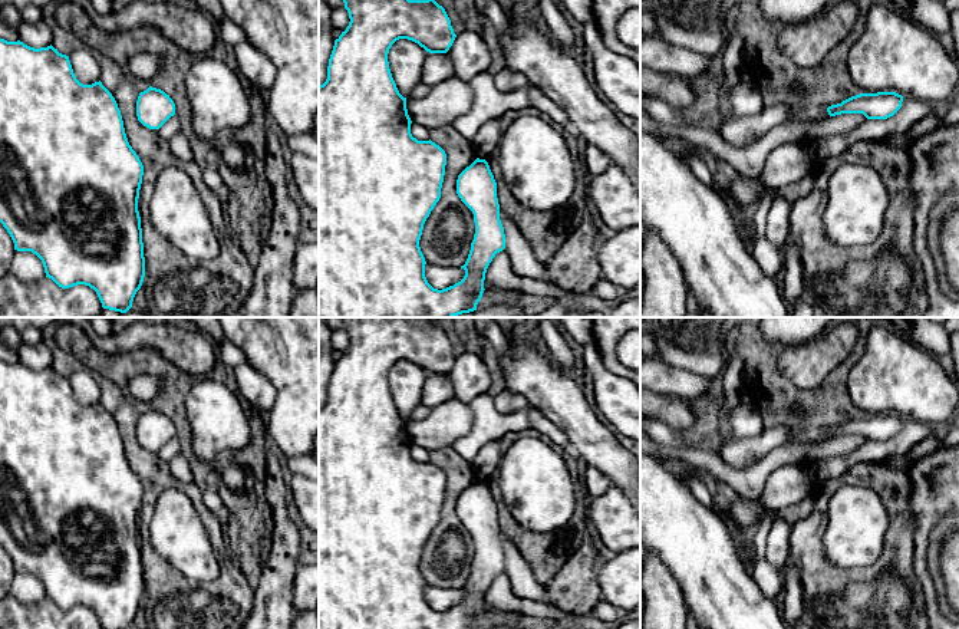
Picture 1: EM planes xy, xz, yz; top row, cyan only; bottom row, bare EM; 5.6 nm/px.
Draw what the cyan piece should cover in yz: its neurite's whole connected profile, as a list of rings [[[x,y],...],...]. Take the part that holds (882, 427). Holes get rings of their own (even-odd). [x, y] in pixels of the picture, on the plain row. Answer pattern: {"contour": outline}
{"contour": [[[896,414],[860,415],[827,429],[830,438],[863,435],[867,441],[887,441],[902,429],[903,418]]]}

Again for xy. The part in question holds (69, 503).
{"contour": [[[0,360],[0,544],[10,556],[14,572],[36,576],[43,584],[46,599],[62,610],[85,606],[96,613],[102,629],[132,629],[134,619],[145,599],[142,550],[138,533],[142,497],[144,487],[128,464],[118,425],[100,402],[92,406],[80,405],[73,395],[69,378],[59,375],[52,366],[34,371],[20,362]]]}

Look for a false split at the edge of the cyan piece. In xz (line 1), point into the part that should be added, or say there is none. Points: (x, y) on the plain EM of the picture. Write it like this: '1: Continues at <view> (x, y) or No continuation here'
1: No continuation here

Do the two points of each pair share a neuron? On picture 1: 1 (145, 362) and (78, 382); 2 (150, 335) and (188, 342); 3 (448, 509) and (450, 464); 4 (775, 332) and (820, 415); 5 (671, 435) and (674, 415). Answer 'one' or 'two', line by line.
1: two
2: one
3: one
4: two
5: two

